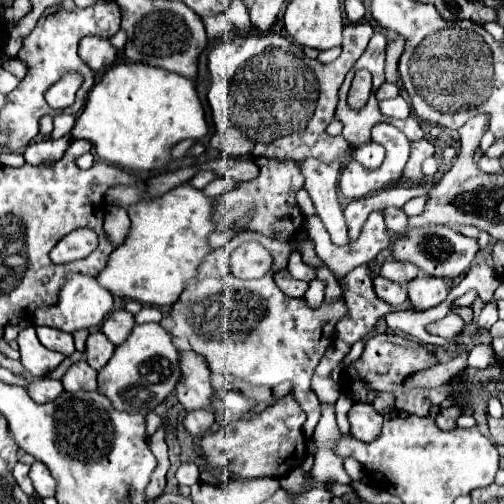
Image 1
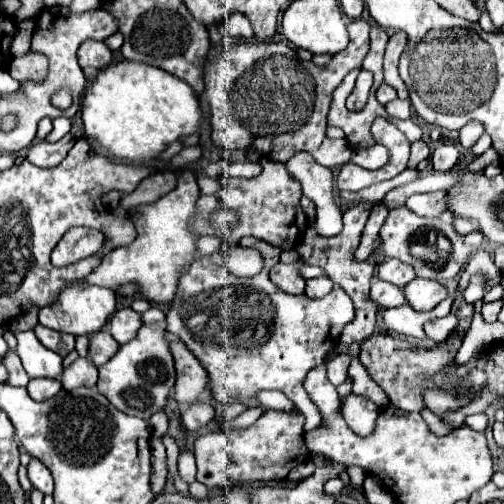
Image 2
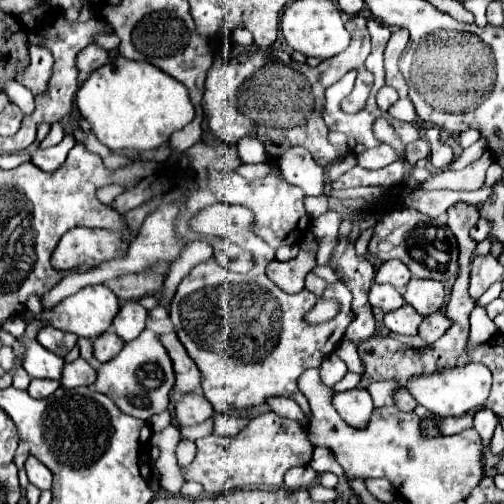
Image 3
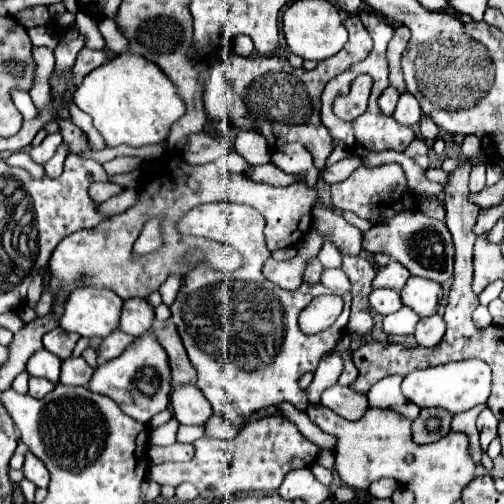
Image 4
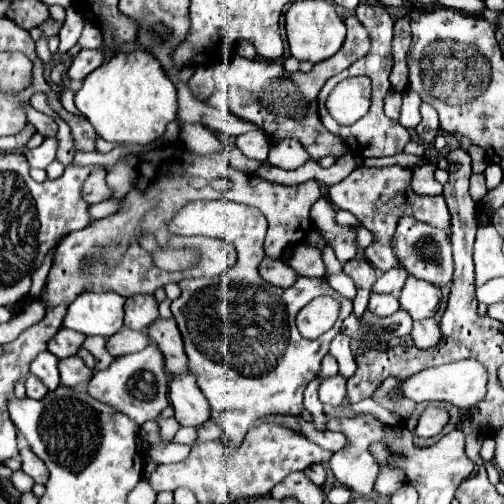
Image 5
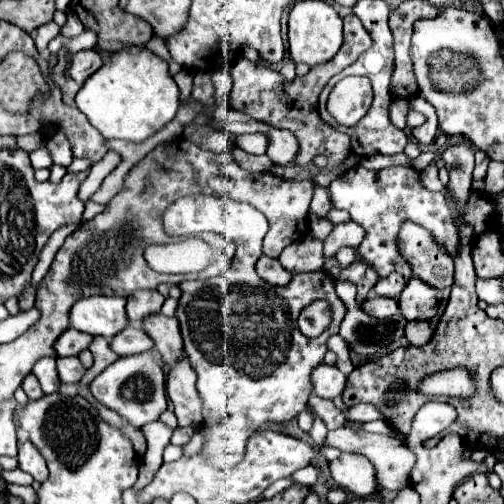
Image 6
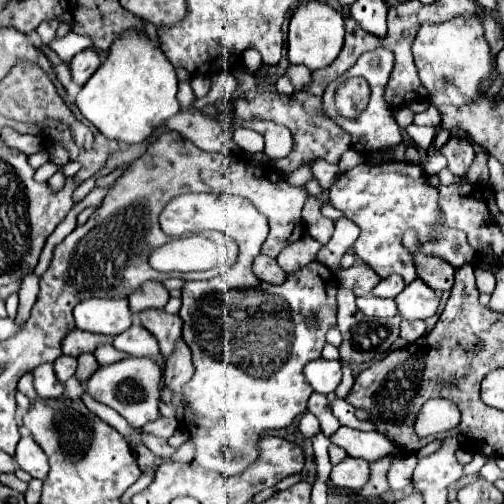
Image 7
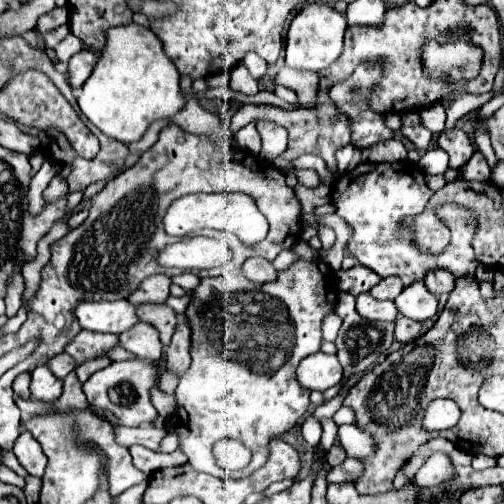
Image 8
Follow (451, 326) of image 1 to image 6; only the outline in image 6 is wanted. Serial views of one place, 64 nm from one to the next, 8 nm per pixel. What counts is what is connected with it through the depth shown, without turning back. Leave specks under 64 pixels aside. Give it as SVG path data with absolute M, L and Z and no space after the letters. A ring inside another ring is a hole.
M412 320L412 322L406 322L406 328L404 328L404 336L410 344L414 346L424 346L428 344L428 340L432 340L432 334L434 330L430 328L430 322L426 320Z

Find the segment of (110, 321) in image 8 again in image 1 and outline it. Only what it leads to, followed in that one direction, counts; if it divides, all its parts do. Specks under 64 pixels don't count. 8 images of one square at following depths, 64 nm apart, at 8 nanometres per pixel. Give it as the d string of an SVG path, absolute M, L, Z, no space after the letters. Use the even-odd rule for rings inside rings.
M68 274L66 284L60 290L58 302L54 306L50 306L46 310L46 318L44 324L50 328L58 328L64 332L76 332L76 330L90 330L90 328L98 328L104 318L112 312L114 306L114 298L112 294L102 288L100 284L96 284L96 280L92 276L84 276L84 274Z

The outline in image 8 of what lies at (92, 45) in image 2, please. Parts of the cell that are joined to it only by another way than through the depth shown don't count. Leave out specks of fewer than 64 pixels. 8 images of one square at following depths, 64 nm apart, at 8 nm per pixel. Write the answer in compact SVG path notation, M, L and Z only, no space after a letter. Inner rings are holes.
M80 50L78 54L74 54L68 62L68 76L70 76L70 84L74 88L80 88L88 76L92 74L92 68L96 64L96 56L90 50Z

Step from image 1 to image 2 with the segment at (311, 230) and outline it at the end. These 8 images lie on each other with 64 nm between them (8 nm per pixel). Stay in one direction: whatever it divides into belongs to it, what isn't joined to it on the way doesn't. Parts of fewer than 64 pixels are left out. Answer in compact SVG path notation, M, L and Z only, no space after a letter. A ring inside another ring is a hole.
M374 204L372 206L372 214L364 226L364 232L362 232L362 240L354 252L356 260L368 260L368 256L378 248L380 244L380 238L378 238L378 230L380 226L384 224L384 218L386 218L386 208L382 204Z

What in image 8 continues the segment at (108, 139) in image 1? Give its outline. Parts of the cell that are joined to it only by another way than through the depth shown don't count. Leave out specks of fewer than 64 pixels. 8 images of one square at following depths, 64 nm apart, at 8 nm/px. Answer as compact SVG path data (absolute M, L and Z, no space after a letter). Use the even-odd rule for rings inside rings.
M132 22L106 32L106 44L78 96L82 114L106 136L132 144L142 138L154 120L178 114L186 104L180 90L180 74L164 54L162 42L148 28Z

